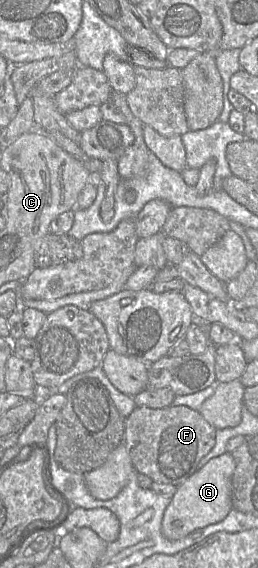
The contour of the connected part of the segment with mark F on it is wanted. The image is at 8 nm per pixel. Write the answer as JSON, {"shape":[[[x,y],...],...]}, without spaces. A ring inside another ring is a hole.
{"shape":[[[171,405],[161,409],[139,406],[125,420],[124,442],[136,472],[147,475],[153,482],[172,484],[177,487],[198,470],[200,460],[214,447],[216,430],[199,411],[187,406]]]}

